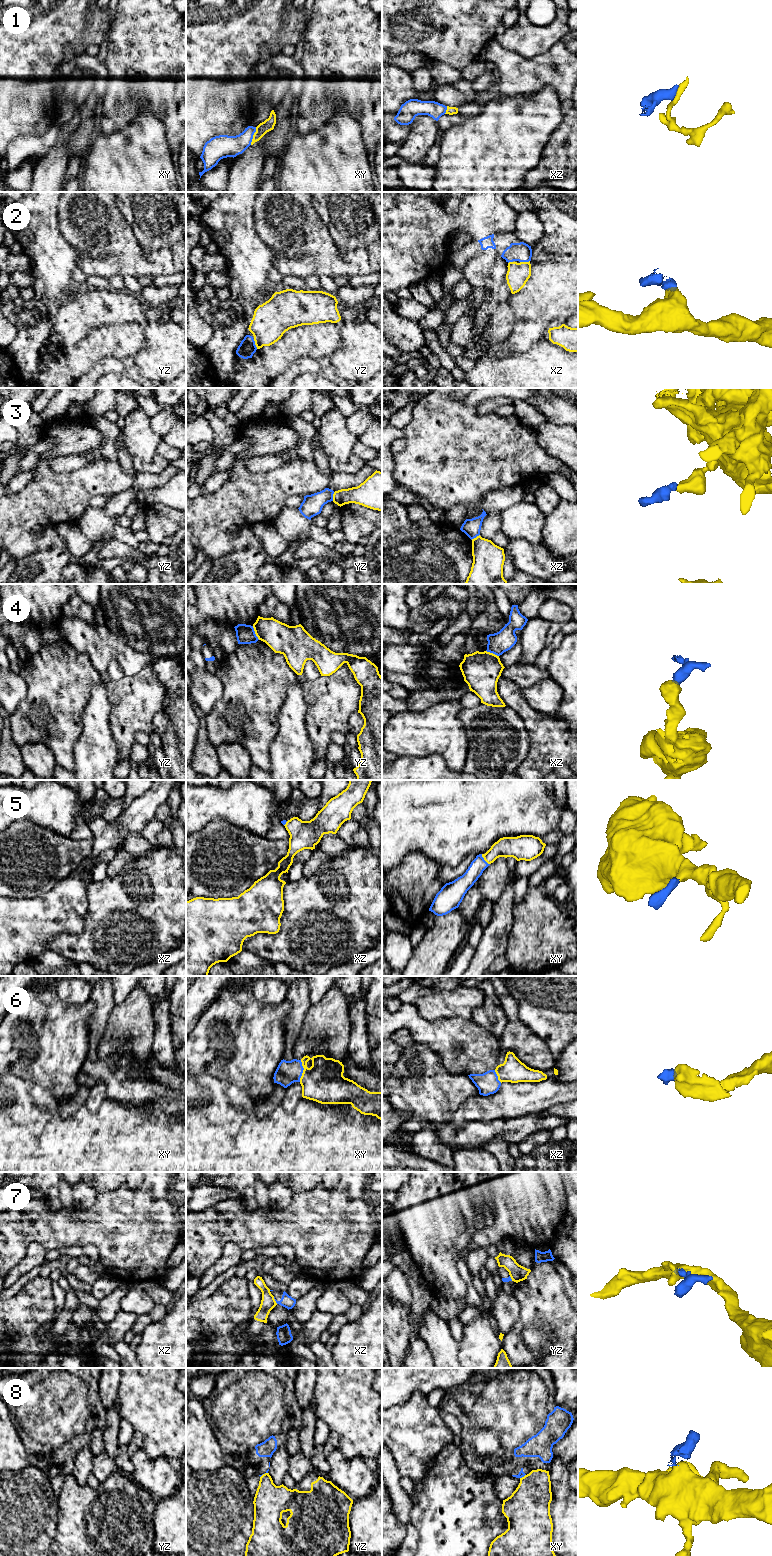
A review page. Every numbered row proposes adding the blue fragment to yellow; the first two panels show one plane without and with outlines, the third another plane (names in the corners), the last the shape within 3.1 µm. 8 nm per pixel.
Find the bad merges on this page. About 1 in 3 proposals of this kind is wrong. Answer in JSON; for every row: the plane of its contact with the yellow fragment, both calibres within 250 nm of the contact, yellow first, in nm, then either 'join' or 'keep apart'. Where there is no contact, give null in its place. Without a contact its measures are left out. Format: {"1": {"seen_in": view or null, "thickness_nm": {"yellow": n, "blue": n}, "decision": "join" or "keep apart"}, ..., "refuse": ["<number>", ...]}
{"1": {"seen_in": "xy", "thickness_nm": {"yellow": 90, "blue": 180}, "decision": "join"}, "2": {"seen_in": "yz", "thickness_nm": {"yellow": 300, "blue": 140}, "decision": "join"}, "3": {"seen_in": "yz", "thickness_nm": {"yellow": 170, "blue": 170}, "decision": "keep apart"}, "4": {"seen_in": "yz", "thickness_nm": {"yellow": 240, "blue": 150}, "decision": "keep apart"}, "5": {"seen_in": "xy", "thickness_nm": {"yellow": 160, "blue": 120}, "decision": "join"}, "6": {"seen_in": "xy", "thickness_nm": {"yellow": 320, "blue": 190}, "decision": "join"}, "7": {"seen_in": "xz", "thickness_nm": {"yellow": 120, "blue": 100}, "decision": "keep apart"}, "8": {"seen_in": "yz", "thickness_nm": {"yellow": 260, "blue": 20}, "decision": "keep apart"}, "refuse": ["3", "4", "7", "8"]}

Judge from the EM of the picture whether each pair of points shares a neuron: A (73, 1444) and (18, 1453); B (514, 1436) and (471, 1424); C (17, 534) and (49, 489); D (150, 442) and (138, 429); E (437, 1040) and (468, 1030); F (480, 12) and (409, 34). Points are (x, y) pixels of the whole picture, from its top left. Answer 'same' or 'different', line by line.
A: different
B: same
C: same
D: same
E: same
F: same

